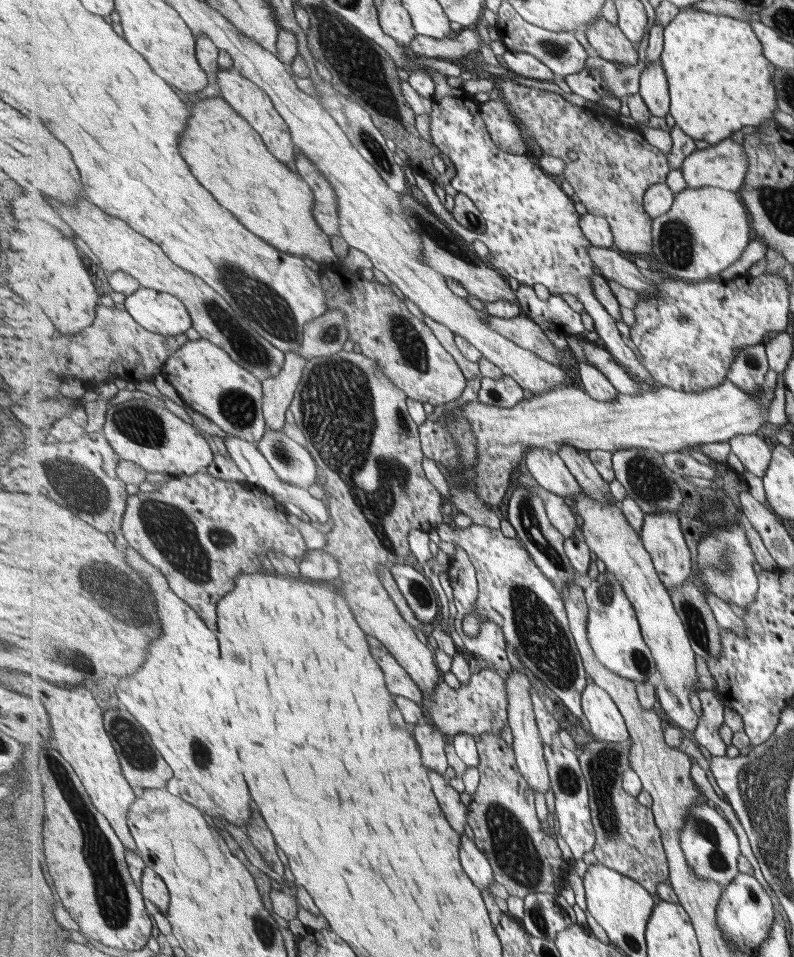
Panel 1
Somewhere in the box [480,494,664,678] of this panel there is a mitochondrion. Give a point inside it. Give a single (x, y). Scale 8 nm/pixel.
(527, 517)

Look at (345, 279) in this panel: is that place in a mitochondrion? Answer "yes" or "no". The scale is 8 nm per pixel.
no

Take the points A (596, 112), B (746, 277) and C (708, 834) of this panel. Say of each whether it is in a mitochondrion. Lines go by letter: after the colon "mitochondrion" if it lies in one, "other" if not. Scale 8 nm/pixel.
A: other
B: other
C: mitochondrion

